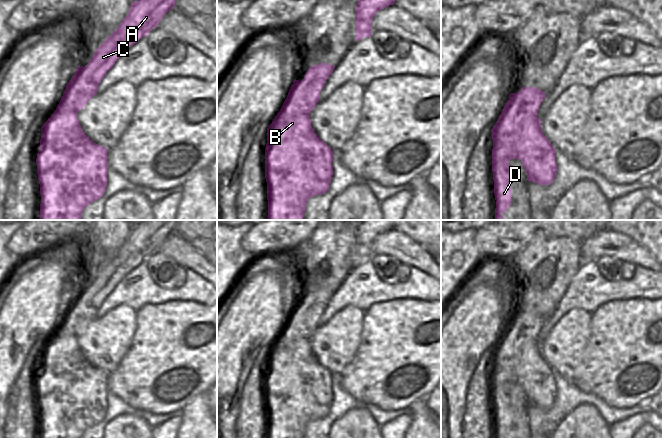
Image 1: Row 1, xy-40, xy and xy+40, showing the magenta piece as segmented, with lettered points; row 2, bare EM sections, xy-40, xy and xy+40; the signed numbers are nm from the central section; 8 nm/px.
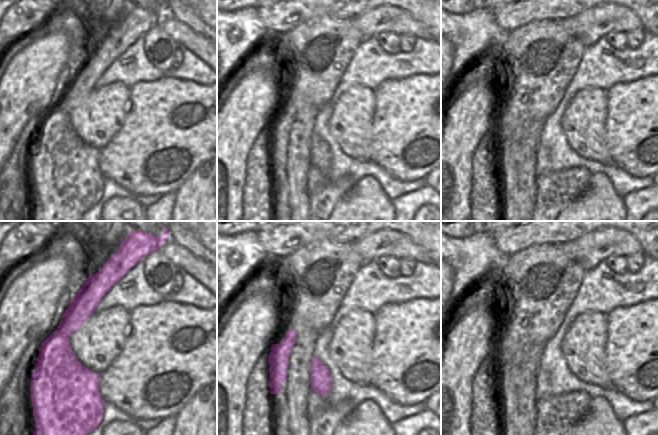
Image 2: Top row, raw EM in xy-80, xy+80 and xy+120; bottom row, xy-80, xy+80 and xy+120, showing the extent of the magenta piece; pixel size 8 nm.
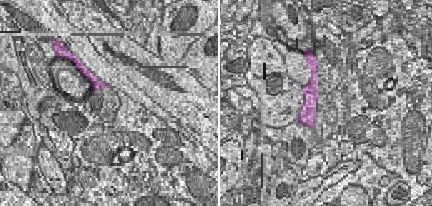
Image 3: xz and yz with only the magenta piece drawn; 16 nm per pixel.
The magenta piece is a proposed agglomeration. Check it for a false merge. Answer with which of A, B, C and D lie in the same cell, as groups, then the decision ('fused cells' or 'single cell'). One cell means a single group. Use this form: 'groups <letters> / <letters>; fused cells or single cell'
groups A C / B D; fused cells

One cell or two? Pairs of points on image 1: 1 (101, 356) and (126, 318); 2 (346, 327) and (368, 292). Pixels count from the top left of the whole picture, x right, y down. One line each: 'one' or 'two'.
1: one
2: two

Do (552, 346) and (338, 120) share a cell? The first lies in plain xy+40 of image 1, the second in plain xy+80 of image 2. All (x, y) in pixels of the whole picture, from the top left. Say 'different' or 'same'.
same

